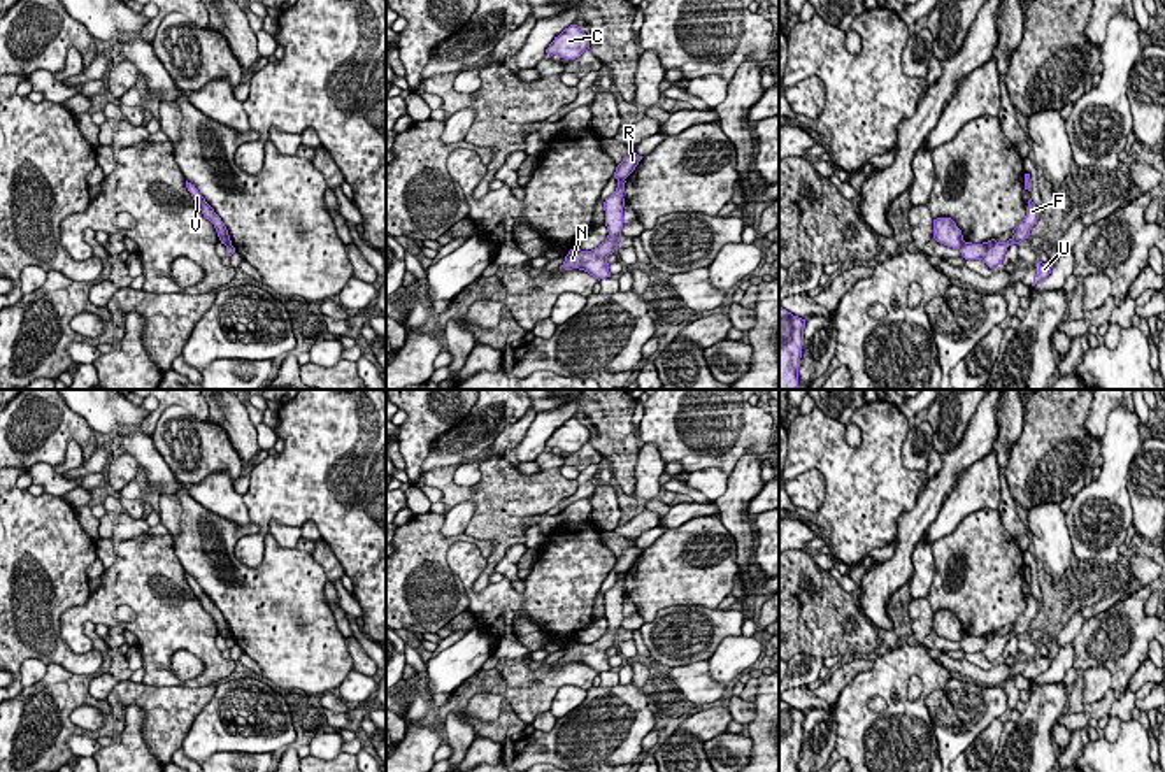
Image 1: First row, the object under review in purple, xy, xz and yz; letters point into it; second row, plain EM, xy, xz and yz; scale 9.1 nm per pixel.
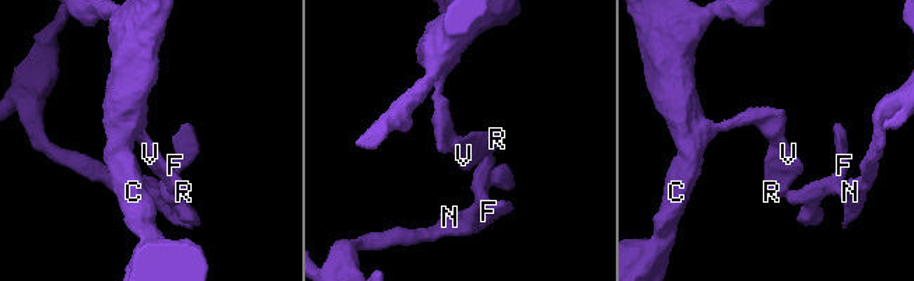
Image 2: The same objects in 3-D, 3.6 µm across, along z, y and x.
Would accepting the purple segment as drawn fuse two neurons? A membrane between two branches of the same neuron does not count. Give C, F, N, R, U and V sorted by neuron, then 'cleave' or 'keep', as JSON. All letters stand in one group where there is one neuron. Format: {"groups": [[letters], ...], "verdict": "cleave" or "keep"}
{"groups": [["C", "R", "V"], ["F", "N", "U"]], "verdict": "cleave"}

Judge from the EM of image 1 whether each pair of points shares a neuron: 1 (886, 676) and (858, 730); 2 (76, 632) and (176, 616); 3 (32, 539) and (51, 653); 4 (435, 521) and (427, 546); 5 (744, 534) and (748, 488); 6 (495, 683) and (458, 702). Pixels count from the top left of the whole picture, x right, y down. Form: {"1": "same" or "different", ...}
{"1": "same", "2": "same", "3": "same", "4": "same", "5": "same", "6": "same"}

